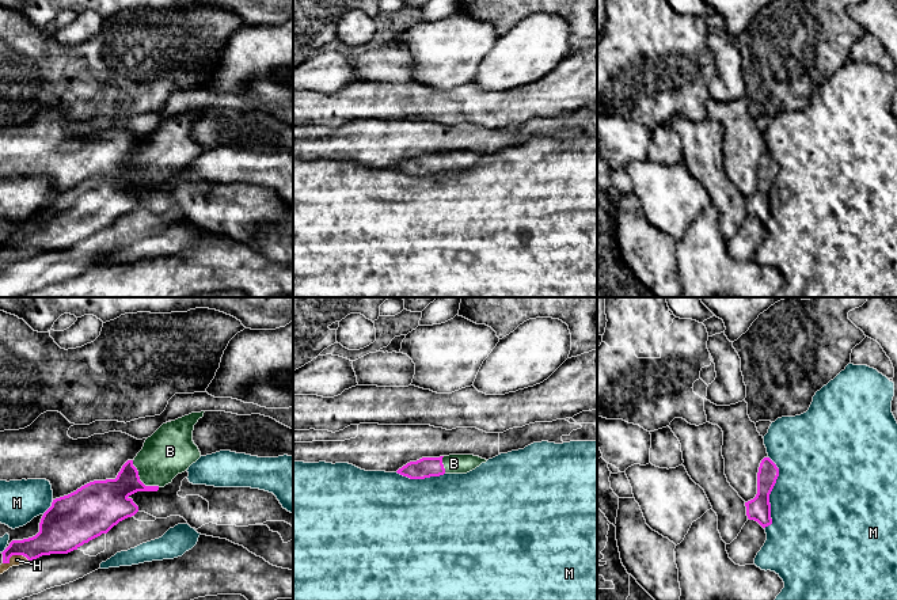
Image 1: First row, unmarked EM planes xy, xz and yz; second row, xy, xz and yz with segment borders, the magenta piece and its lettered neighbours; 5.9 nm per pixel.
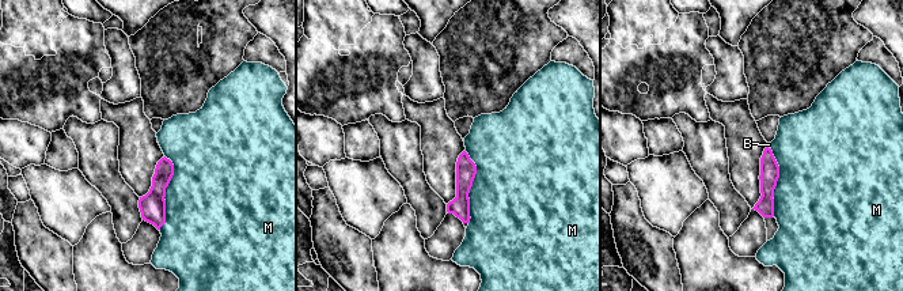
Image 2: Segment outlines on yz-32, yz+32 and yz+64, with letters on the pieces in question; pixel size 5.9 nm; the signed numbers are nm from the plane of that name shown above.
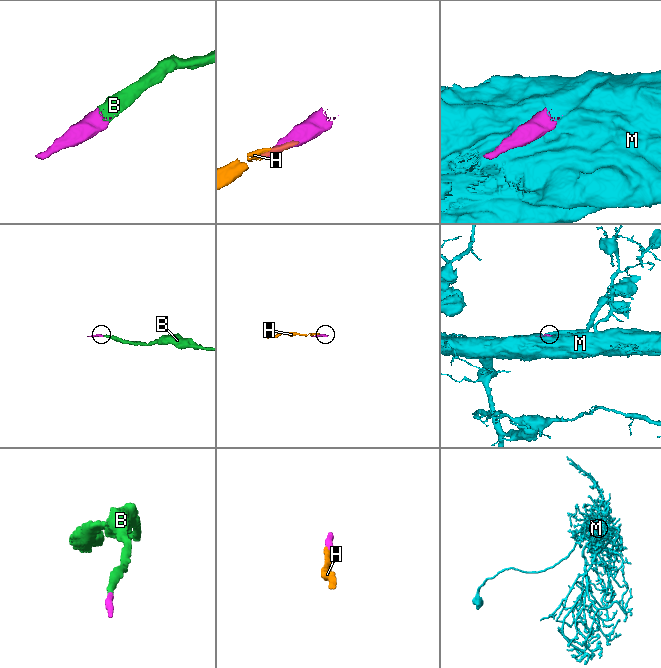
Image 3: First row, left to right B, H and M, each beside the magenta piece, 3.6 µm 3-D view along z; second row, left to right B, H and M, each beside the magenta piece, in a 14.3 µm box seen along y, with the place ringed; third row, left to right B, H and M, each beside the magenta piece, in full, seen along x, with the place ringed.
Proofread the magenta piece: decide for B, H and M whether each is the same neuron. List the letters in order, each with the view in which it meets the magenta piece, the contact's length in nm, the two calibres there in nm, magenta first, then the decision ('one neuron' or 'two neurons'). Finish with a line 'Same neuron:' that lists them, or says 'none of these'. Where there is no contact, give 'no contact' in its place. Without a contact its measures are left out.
B: xy | 220 nm | 280/280 nm | one neuron
H: xy | 160 nm | 190/60 nm | one neuron
M: yz | 440 nm | 140/480 nm | two neurons
Same neuron: B, H

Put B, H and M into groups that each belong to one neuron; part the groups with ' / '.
B H / M

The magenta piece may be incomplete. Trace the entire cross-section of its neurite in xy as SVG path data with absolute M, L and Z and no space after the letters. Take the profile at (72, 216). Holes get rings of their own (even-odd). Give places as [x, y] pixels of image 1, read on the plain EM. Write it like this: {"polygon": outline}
{"polygon": "M204 109L163 119L145 136L137 152L122 162L115 175L94 176L53 195L41 214L39 228L28 235L12 236L0 248L0 270L42 251L77 246L134 212L138 202L132 190L157 187L201 153L193 126Z"}

